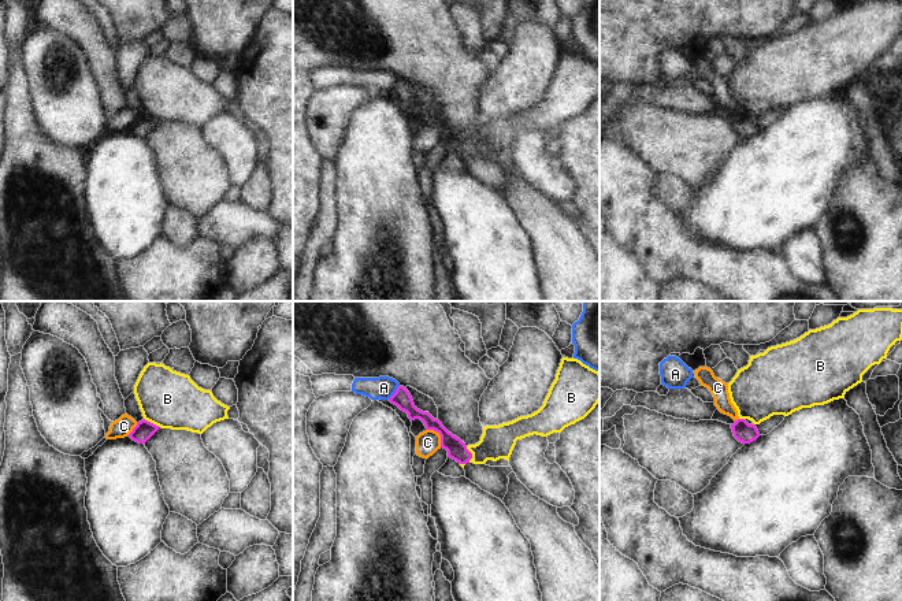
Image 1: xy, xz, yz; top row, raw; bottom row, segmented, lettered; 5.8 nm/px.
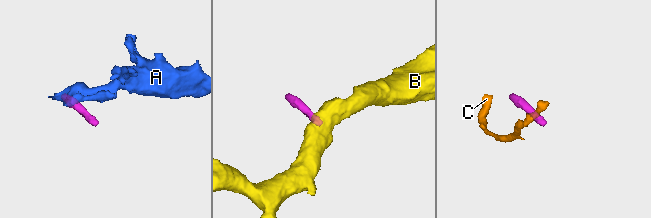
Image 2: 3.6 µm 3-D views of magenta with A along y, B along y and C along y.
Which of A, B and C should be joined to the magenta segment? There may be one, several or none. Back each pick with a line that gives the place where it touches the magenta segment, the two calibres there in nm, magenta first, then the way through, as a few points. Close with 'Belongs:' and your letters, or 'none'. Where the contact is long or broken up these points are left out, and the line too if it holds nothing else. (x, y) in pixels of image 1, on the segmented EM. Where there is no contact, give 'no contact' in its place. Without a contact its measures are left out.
Belongs: none

